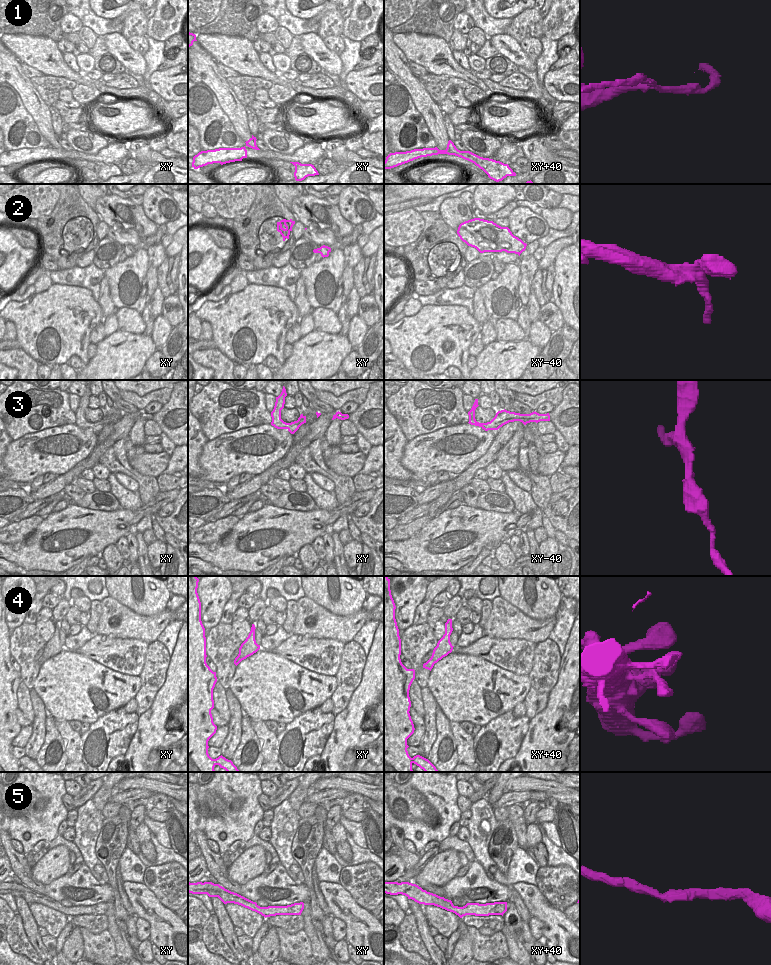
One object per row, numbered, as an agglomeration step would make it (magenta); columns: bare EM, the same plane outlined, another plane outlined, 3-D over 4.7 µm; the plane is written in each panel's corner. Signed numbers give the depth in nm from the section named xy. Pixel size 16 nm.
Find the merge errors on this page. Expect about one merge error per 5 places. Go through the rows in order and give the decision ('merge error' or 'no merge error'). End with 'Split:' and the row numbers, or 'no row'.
1: merge error
2: no merge error
3: no merge error
4: no merge error
5: no merge error
Split: 1

